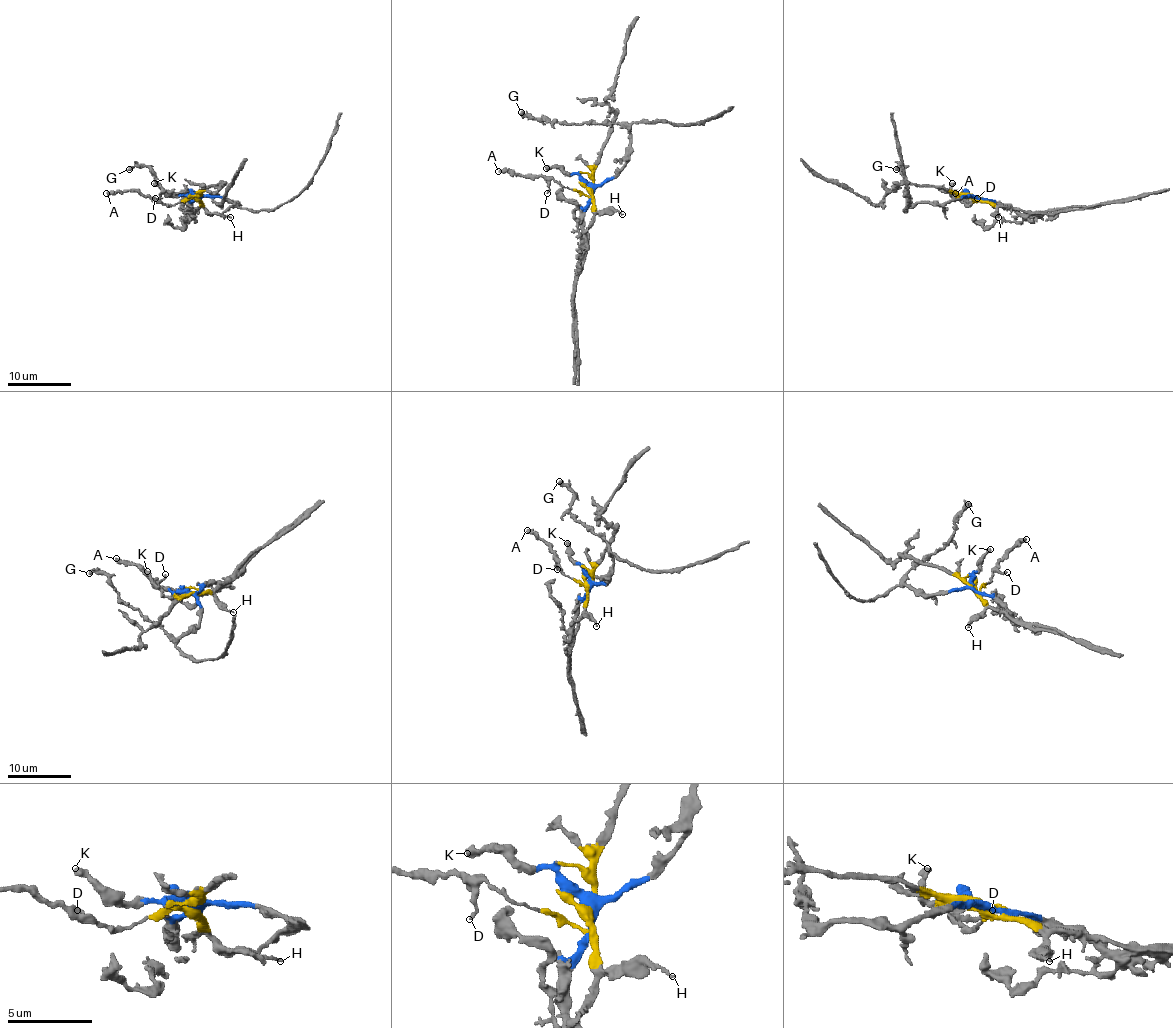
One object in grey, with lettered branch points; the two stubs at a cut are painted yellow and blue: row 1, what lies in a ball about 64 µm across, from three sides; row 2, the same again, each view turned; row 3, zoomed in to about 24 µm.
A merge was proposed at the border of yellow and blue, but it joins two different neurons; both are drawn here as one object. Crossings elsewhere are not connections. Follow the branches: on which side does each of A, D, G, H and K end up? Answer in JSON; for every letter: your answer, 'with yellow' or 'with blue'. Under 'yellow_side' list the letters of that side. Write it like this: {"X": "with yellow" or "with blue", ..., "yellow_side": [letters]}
{"A": "with yellow", "D": "with yellow", "G": "with blue", "H": "with yellow", "K": "with blue", "yellow_side": ["A", "D", "H"]}

